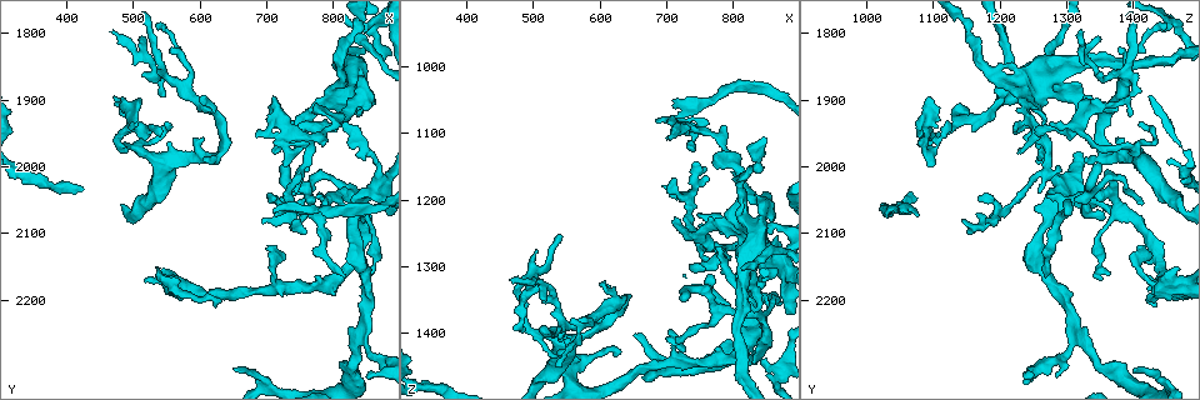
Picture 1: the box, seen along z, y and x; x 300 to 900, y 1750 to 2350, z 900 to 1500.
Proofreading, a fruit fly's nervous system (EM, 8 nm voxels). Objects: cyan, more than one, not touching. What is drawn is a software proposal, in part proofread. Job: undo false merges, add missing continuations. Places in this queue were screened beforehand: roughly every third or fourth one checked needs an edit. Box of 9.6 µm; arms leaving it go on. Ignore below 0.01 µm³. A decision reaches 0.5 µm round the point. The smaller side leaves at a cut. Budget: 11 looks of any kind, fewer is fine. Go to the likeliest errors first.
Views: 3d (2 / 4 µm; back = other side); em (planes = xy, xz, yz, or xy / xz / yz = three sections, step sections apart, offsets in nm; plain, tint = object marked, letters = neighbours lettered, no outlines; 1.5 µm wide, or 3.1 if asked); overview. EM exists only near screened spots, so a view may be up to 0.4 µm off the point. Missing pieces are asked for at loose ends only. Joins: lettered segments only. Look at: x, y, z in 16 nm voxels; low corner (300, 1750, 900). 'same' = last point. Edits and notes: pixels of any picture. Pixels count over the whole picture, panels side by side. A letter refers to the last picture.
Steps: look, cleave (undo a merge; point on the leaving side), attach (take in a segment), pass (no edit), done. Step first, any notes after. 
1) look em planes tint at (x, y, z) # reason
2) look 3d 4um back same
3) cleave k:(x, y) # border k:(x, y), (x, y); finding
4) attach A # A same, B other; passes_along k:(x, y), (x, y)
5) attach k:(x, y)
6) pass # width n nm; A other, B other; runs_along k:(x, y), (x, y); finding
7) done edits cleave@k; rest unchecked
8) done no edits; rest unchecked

look em planes letters at (810, 1845, 1215) # branch stops here

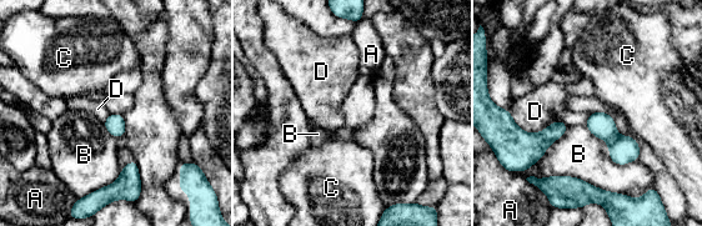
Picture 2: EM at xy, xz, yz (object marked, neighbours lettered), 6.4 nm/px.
pass # longest_contact B 650 nm; A other, B other, C other, D other; border 2:(510, 110), (528, 132), (568, 125); none of them fits

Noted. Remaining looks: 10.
look 3d 2um at (485, 1925, 1400) # thin end

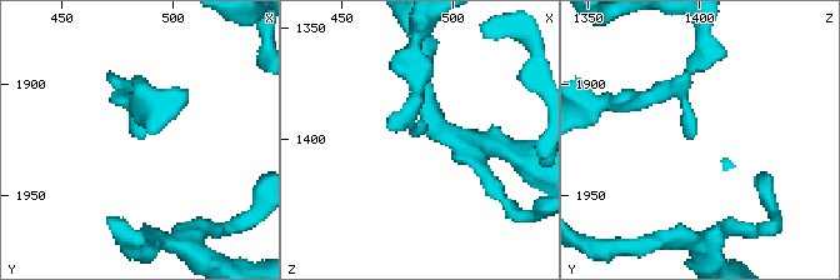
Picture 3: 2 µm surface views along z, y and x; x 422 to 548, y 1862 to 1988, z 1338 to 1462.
look em planes plain at (485, 1925, 1396)

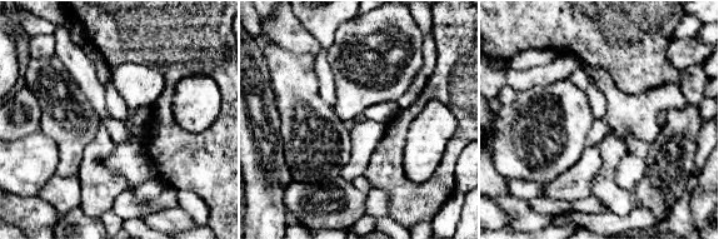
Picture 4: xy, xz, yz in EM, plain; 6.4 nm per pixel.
look em planes letters same # what lies round it

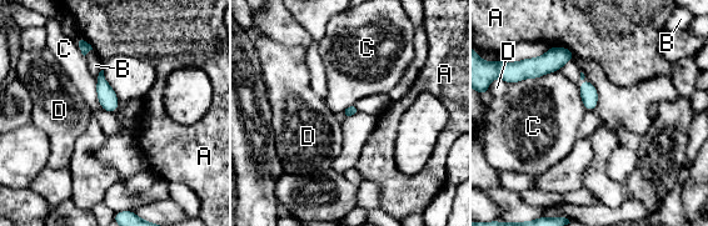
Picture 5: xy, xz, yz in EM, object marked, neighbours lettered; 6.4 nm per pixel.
pass # A other, B other, C other, D other; border 5:(558, 70), (509, 84); none of them fits

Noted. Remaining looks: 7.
look em planes letters at (530, 2155, 1470) # branch stops here

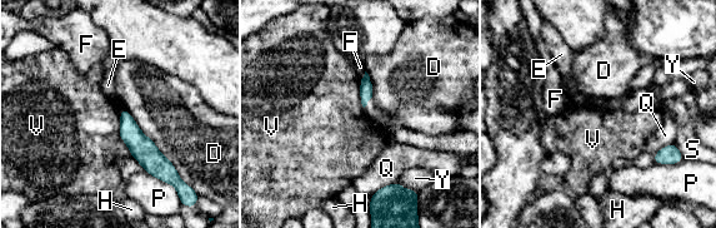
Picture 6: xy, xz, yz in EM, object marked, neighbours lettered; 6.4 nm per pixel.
pass # longest_contact D 500 nm; D other, E other, F other, H other, P other, Q other, S other, V other, Y other; none of them fits

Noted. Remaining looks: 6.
look 3d 4um at (625, 2210, 1435) # free end

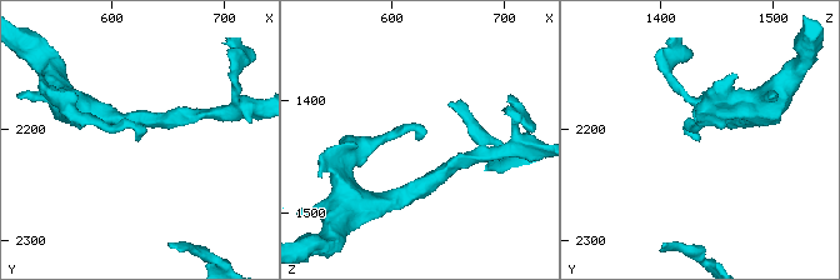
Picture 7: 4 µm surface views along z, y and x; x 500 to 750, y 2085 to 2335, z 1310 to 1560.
look em yz step 4 letters at (628, 2208, 1434)

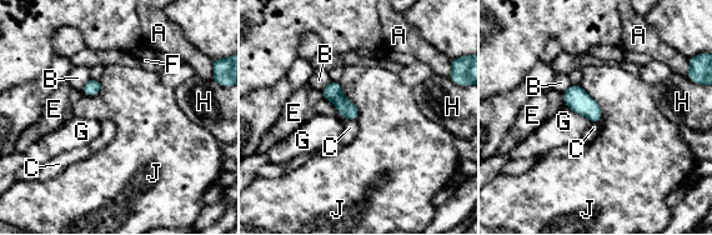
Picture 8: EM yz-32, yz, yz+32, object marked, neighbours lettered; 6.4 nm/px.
look em xz step 4 letters same

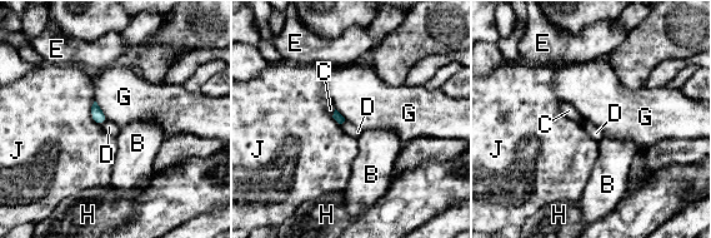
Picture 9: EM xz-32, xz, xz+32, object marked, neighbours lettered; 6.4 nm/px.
pass # longest_contact J 180 nm; B other, C other, D other, E other, G other, H other, J other; border 9:(95, 100), (108, 119); no lettered segment goes on from it

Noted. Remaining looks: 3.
done no edits; rest unchecked

